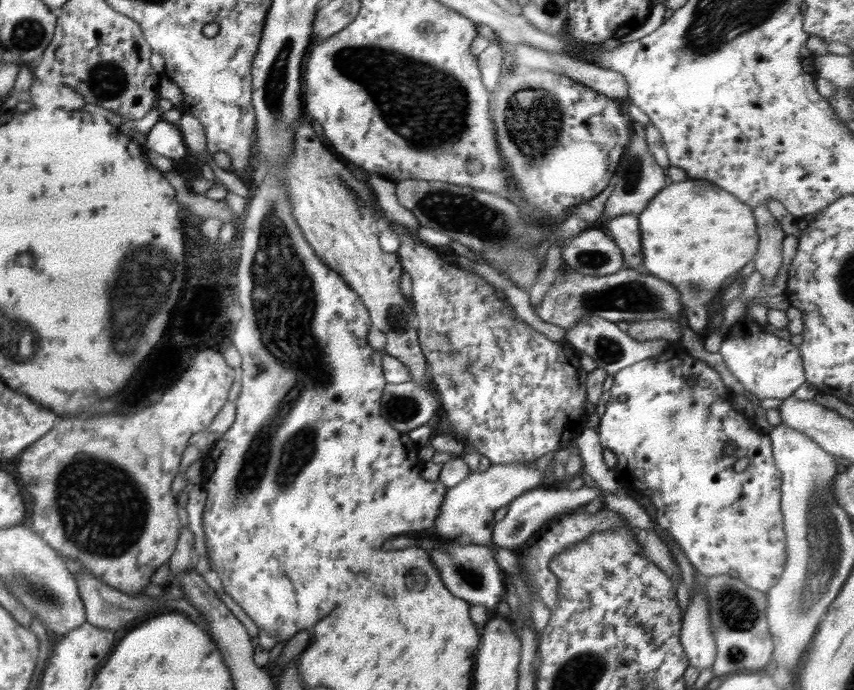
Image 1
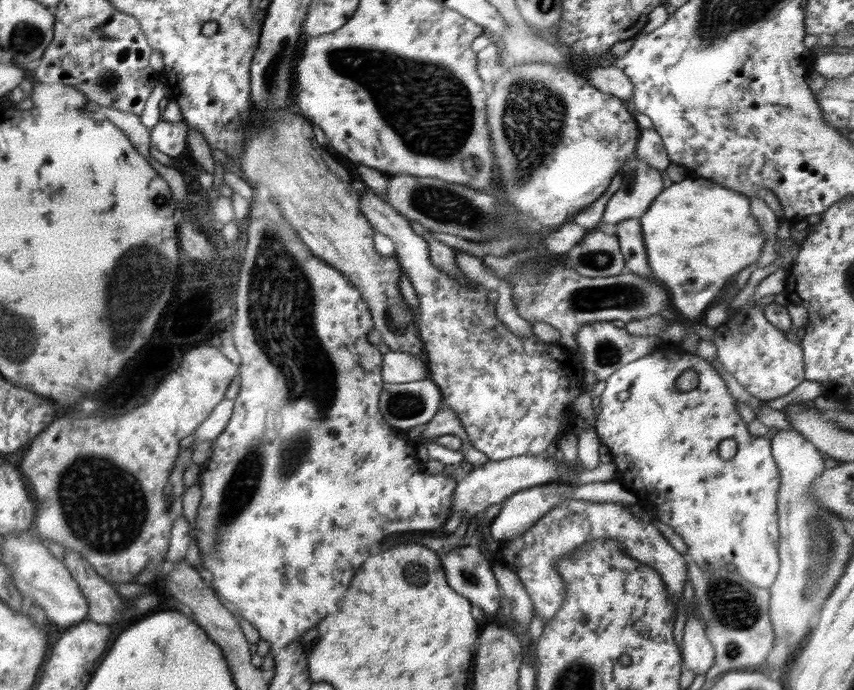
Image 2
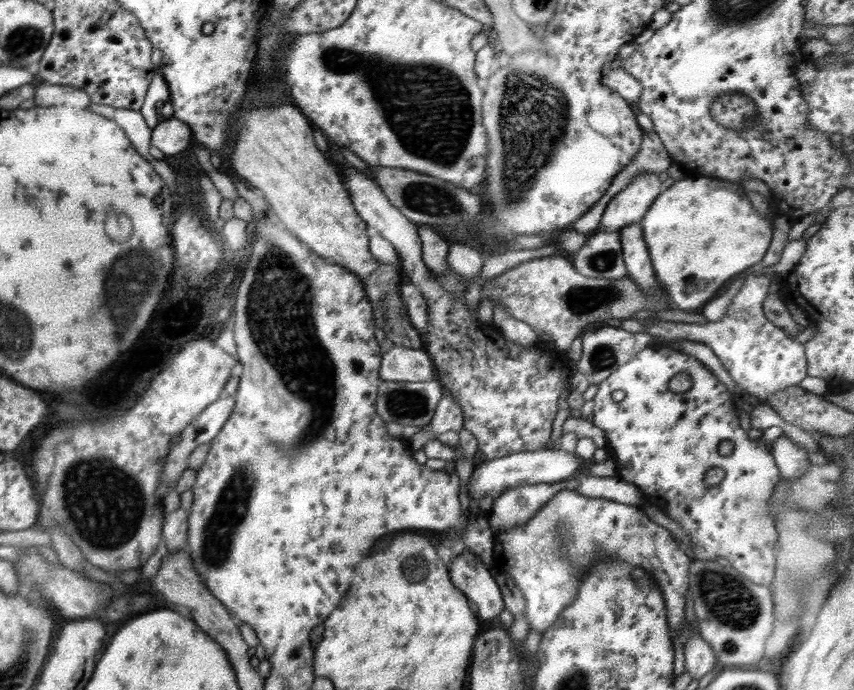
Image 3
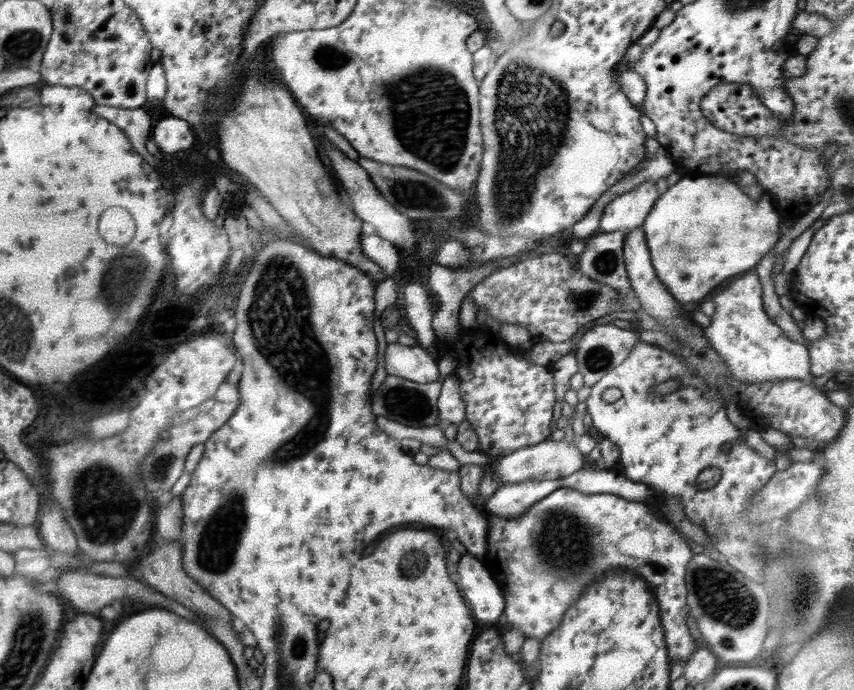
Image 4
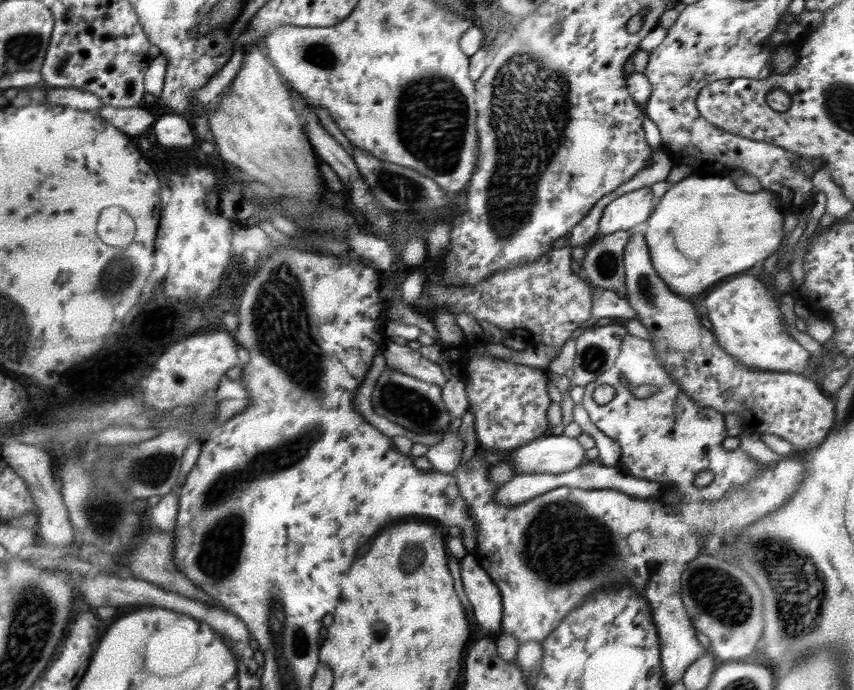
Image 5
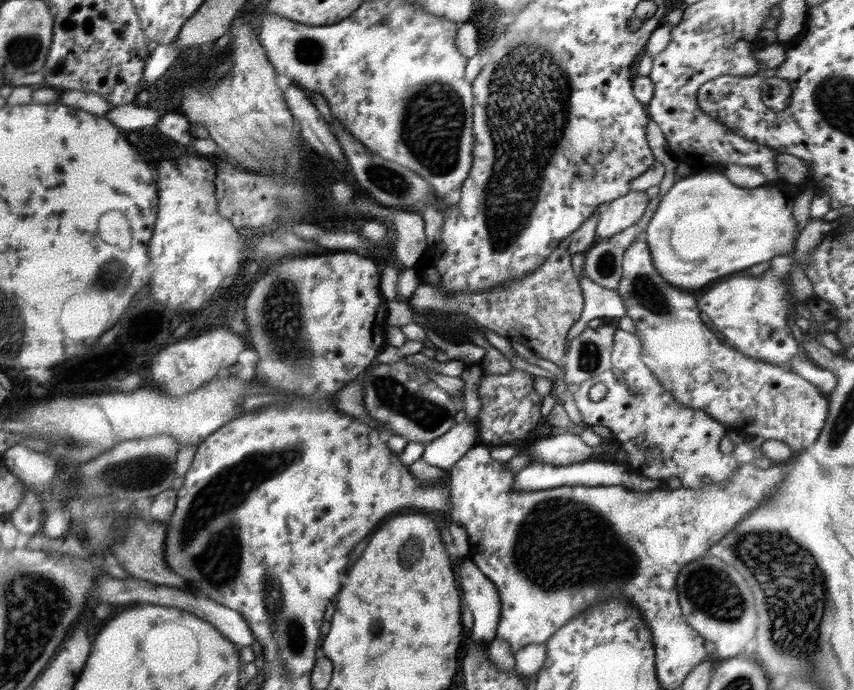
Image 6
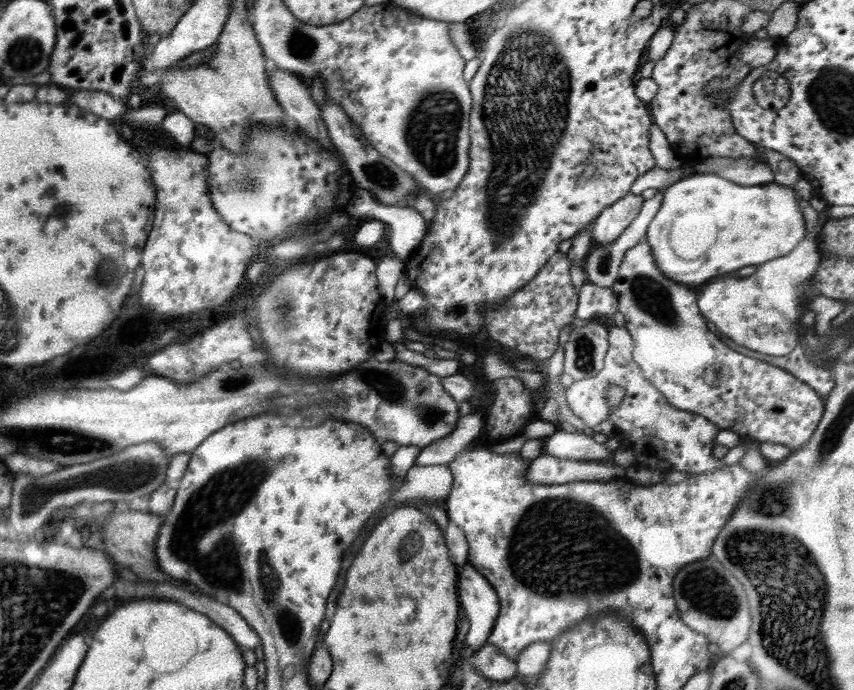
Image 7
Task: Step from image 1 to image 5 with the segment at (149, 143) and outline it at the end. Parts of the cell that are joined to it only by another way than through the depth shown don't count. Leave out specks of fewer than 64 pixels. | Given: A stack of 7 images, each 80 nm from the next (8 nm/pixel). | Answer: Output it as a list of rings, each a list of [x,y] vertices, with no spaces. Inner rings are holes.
[[[168,112],[166,116],[158,116],[154,124],[154,134],[158,142],[166,148],[190,146],[194,144],[196,138],[192,122],[174,112]]]

